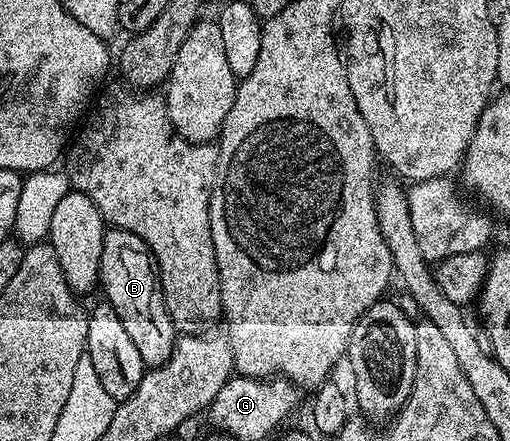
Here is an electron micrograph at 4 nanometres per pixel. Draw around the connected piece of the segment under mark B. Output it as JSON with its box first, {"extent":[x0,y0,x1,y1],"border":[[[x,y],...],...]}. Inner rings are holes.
{"extent":[99,227,177,368],"border":[[[120,227],[104,230],[99,283],[101,291],[103,287],[107,294],[104,295],[106,302],[111,304],[117,317],[121,317],[121,325],[125,325],[133,345],[137,345],[144,368],[165,366],[174,351],[177,325],[169,317],[159,272],[147,242],[137,237],[137,233],[129,233]]]}

